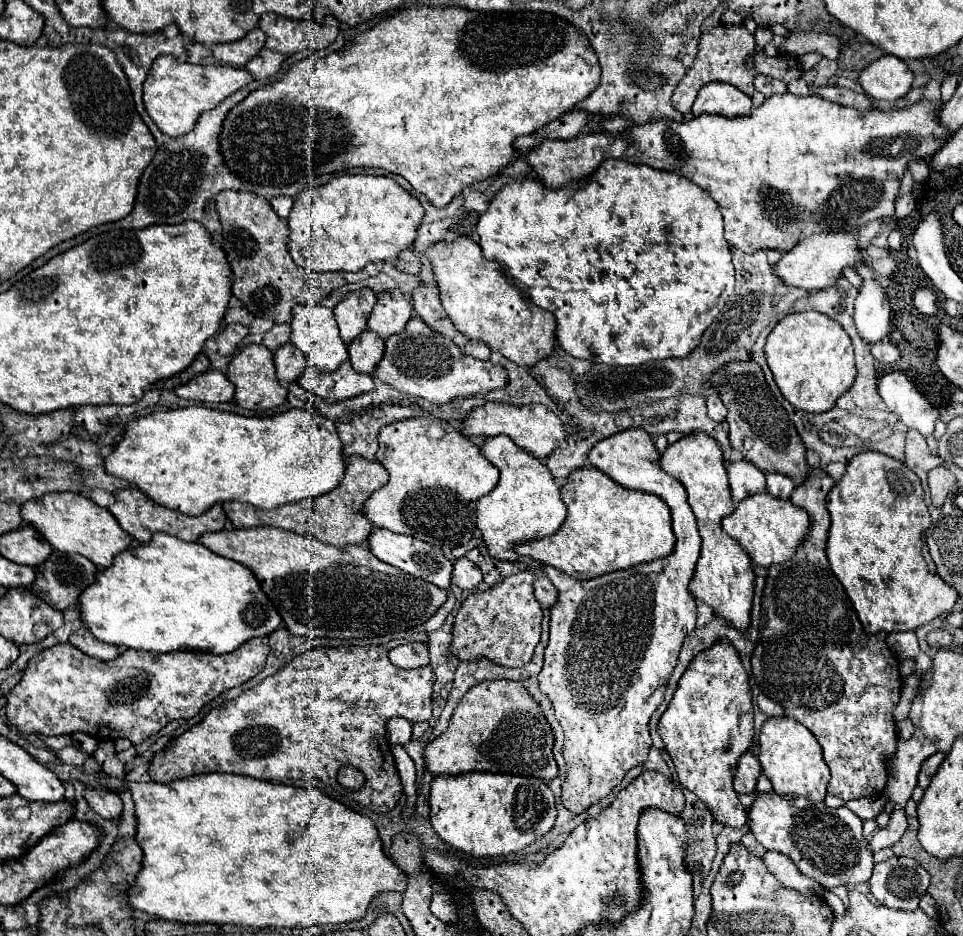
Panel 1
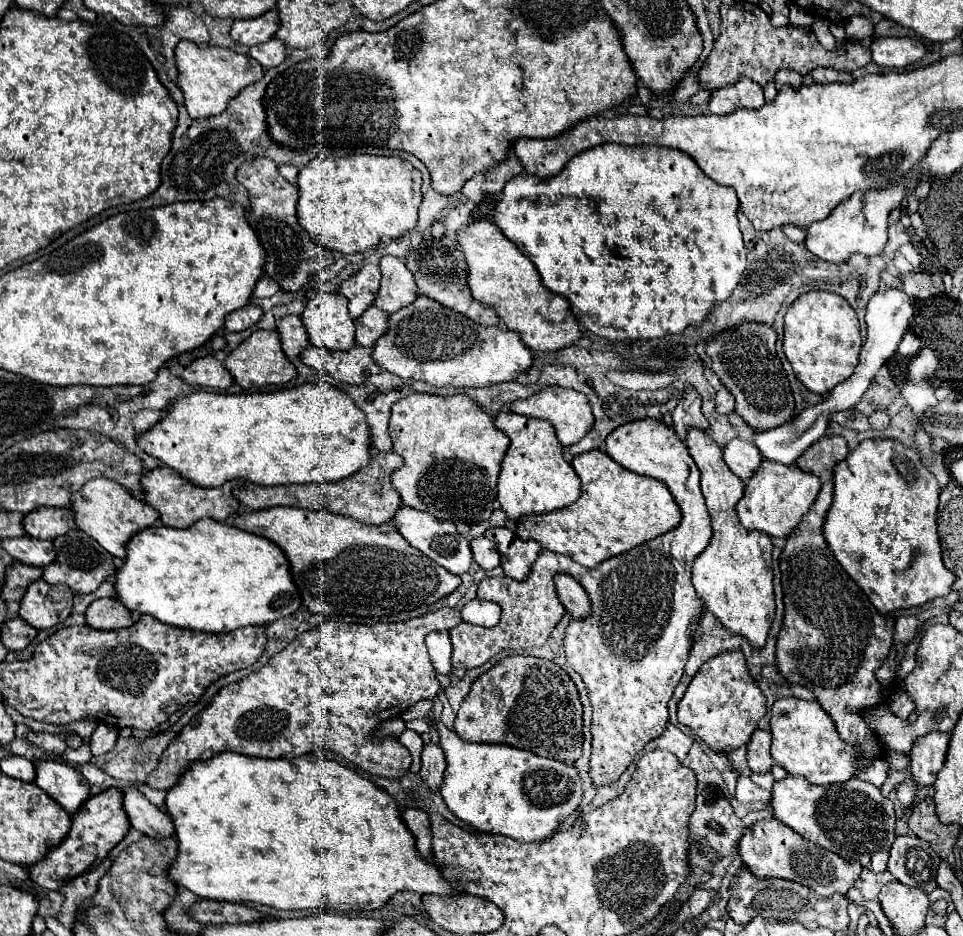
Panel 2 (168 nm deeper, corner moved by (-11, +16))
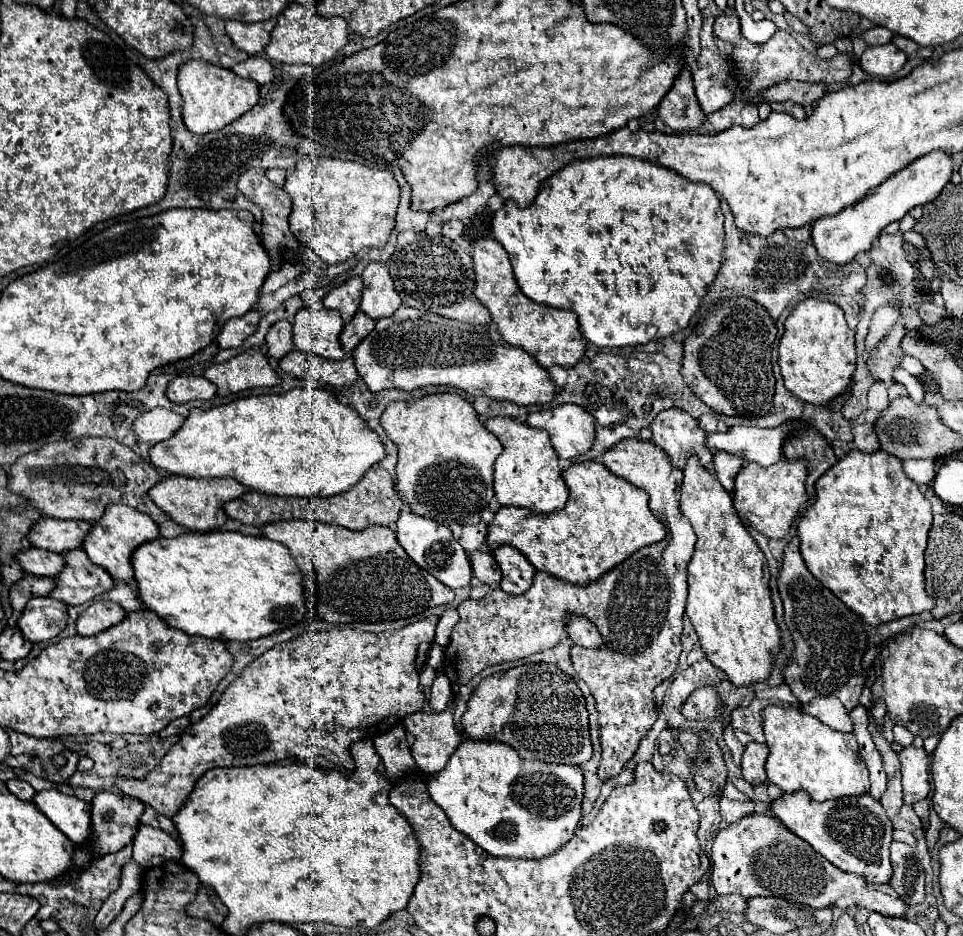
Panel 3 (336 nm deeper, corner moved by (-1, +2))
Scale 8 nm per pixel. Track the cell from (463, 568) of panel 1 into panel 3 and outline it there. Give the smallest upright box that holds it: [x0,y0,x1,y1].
[469,550,501,584]

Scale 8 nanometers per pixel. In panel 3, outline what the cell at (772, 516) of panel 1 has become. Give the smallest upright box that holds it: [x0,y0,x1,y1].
[733,458,807,540]

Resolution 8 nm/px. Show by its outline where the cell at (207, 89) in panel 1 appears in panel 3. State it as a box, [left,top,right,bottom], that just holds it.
[179,60,259,134]

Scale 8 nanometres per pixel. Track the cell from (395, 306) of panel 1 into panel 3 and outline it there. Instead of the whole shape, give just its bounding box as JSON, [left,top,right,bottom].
[361,262,401,320]

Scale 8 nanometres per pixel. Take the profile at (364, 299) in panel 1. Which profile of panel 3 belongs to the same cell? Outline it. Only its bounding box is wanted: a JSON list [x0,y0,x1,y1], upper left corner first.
[323,276,363,324]

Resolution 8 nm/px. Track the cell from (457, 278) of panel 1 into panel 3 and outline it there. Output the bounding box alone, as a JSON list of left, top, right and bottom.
[469,238,585,368]

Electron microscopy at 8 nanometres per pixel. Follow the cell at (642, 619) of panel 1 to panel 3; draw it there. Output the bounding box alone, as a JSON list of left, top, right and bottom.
[443,438,697,782]

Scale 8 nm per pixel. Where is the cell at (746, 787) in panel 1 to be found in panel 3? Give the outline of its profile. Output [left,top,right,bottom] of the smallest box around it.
[741,742,769,784]

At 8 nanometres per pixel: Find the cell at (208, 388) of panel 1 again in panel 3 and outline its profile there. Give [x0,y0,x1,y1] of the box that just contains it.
[167,376,215,404]

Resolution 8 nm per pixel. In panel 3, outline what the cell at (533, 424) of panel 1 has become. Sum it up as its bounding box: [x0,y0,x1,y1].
[525,404,595,460]

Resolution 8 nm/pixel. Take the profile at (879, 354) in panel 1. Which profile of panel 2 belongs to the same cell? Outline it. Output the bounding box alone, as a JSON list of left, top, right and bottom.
[899,332,921,356]

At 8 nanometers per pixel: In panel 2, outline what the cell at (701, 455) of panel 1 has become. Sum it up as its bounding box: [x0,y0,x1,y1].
[687,428,775,650]

